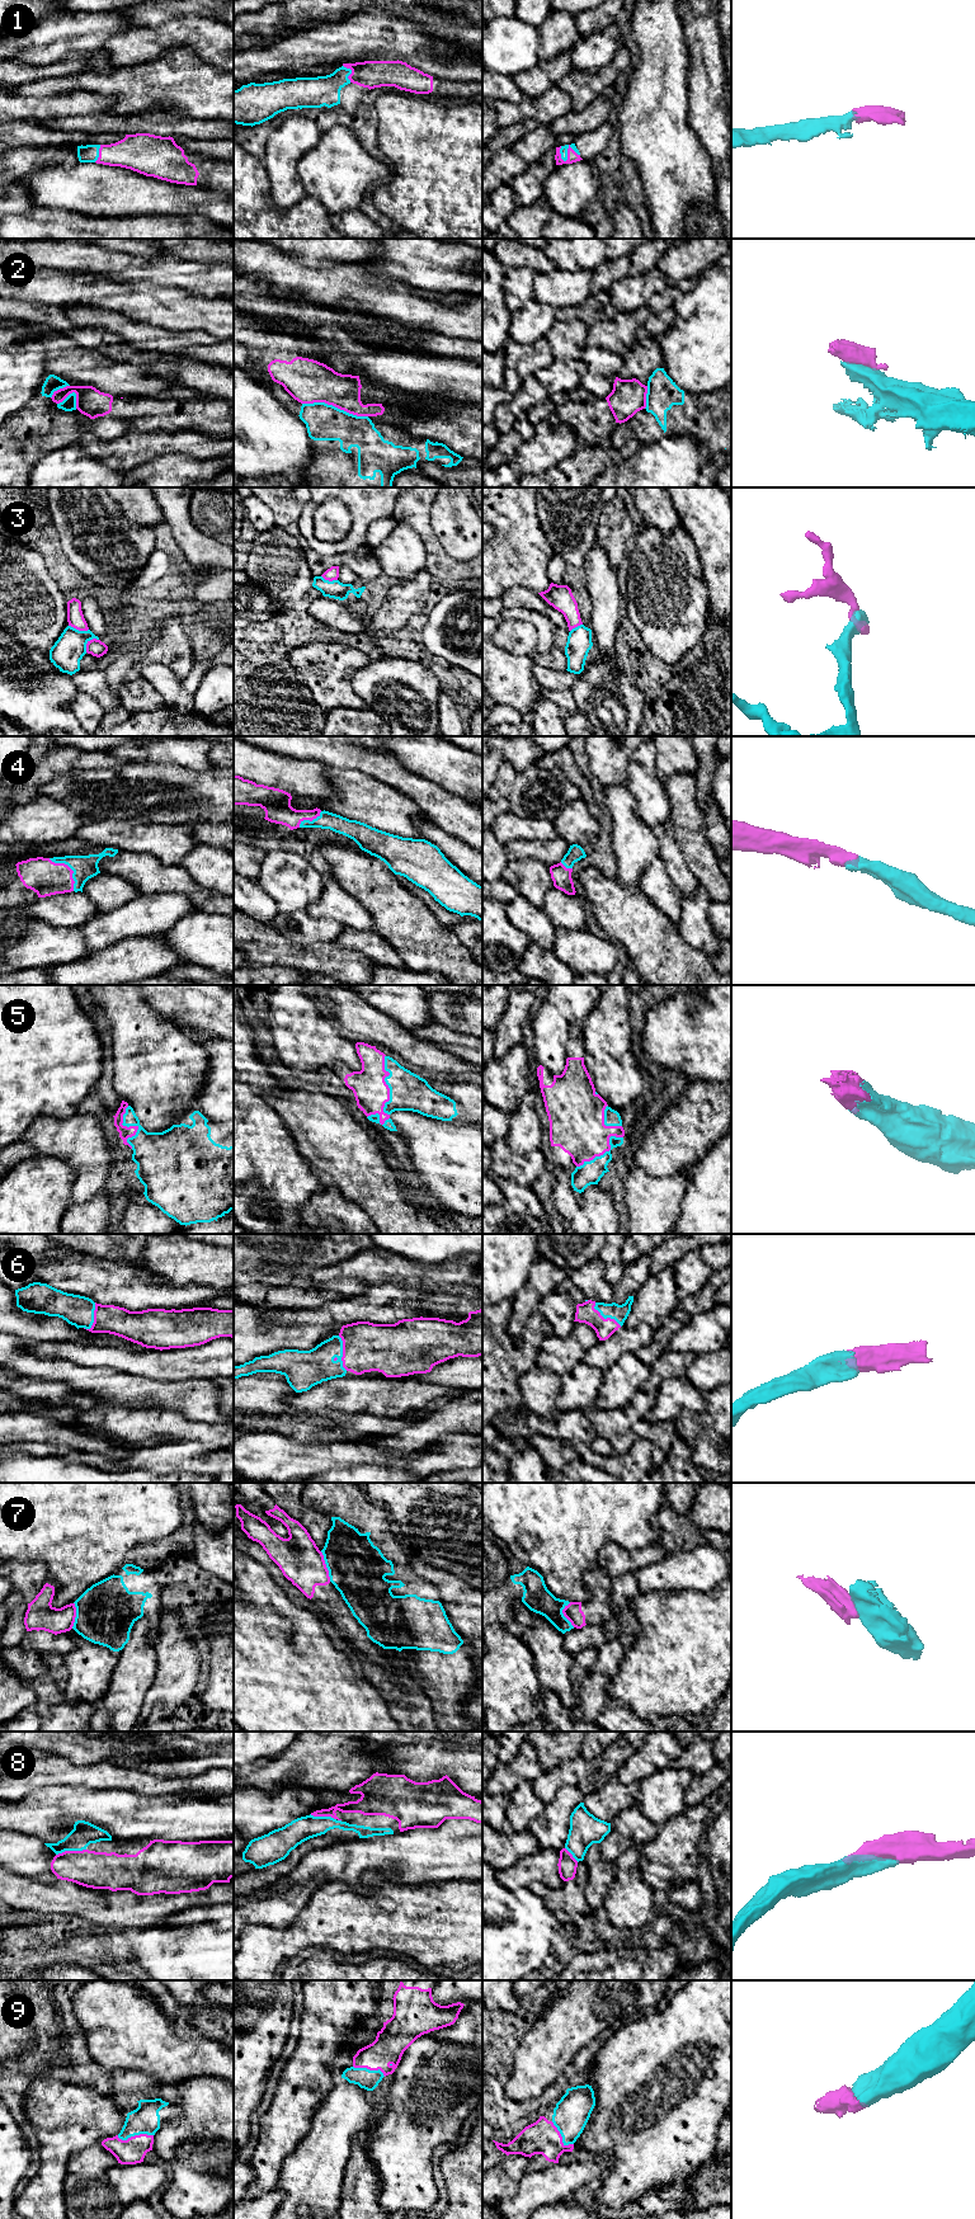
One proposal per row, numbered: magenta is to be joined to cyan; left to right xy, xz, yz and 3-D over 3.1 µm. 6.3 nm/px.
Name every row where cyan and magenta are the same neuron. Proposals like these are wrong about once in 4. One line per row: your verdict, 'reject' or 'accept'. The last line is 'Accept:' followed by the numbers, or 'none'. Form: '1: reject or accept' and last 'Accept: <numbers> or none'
1: accept
2: reject
3: reject
4: accept
5: accept
6: accept
7: reject
8: accept
9: accept
Accept: 1, 4, 5, 6, 8, 9

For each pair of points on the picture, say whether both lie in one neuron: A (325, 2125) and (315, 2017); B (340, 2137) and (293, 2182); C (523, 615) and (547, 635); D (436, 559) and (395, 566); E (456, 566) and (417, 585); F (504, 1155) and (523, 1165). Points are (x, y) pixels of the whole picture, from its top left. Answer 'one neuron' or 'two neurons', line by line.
A: two neurons
B: one neuron
C: one neuron
D: two neurons
E: two neurons
F: one neuron

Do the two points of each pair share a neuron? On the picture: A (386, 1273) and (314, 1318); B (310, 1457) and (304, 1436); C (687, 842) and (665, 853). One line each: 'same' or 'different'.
A: different
B: different
C: different

